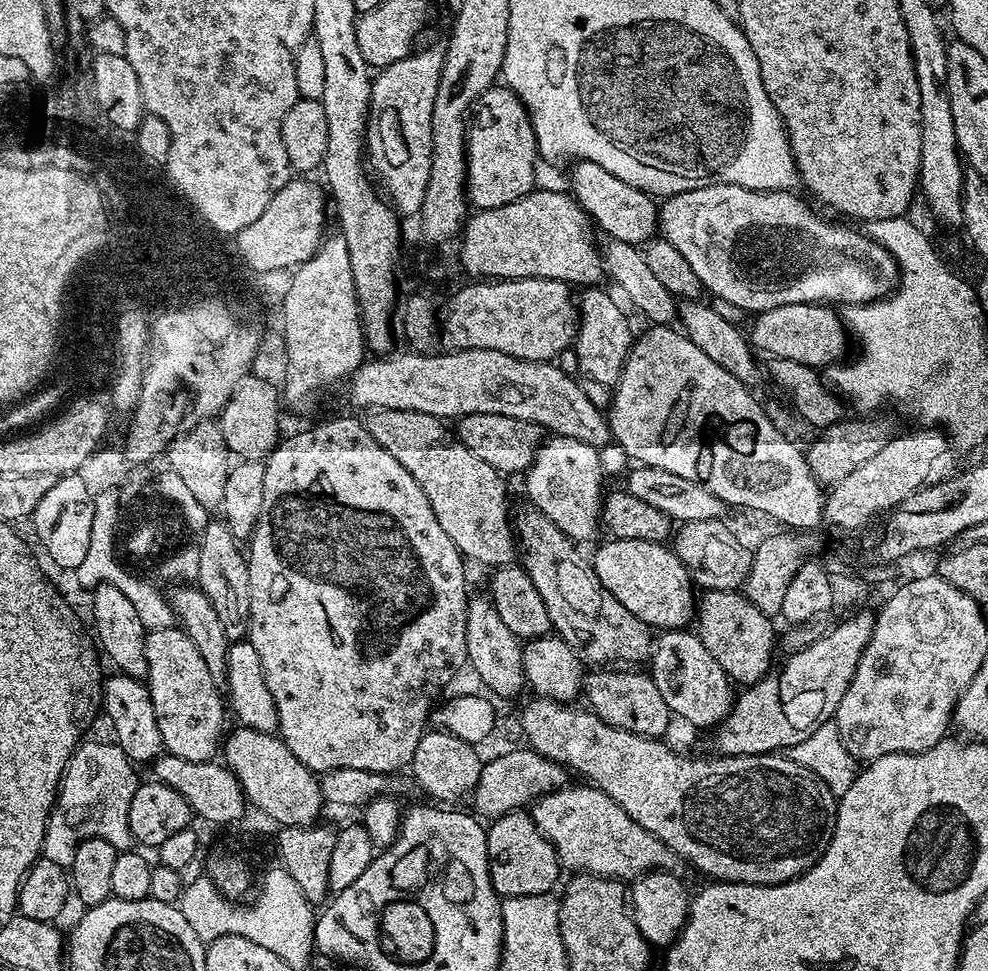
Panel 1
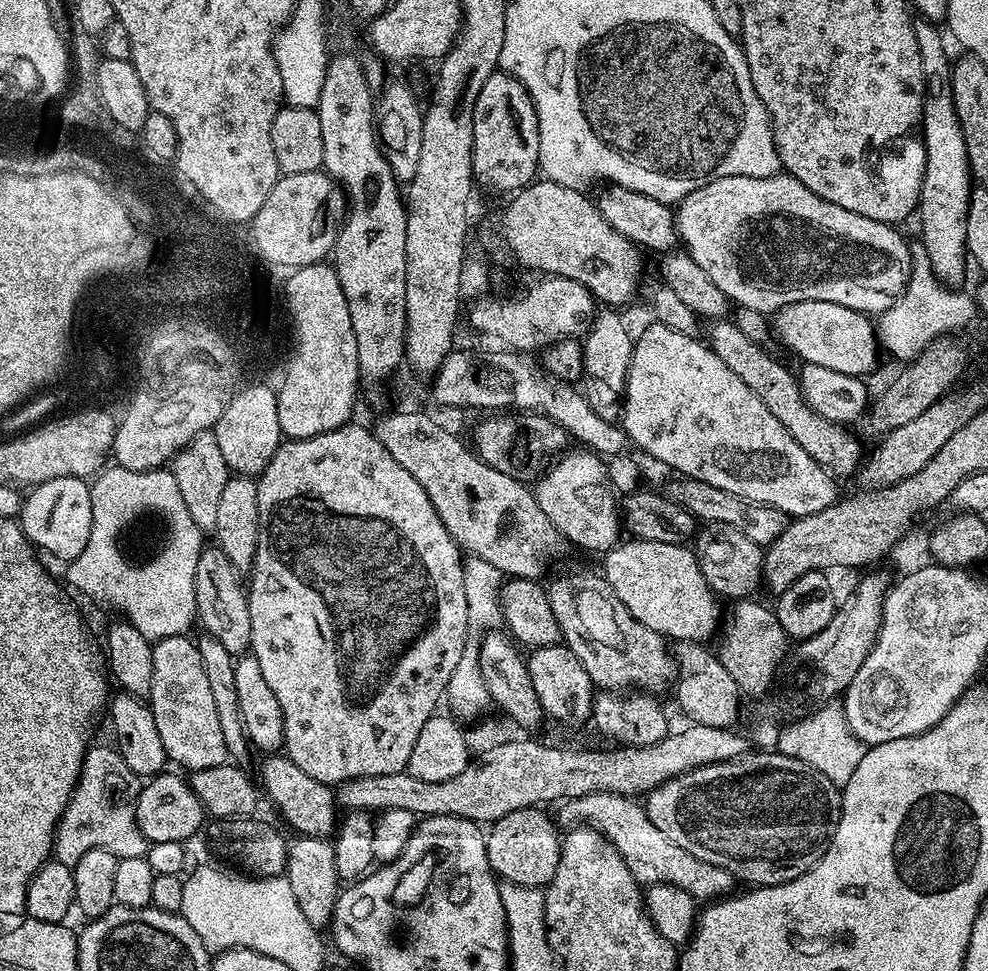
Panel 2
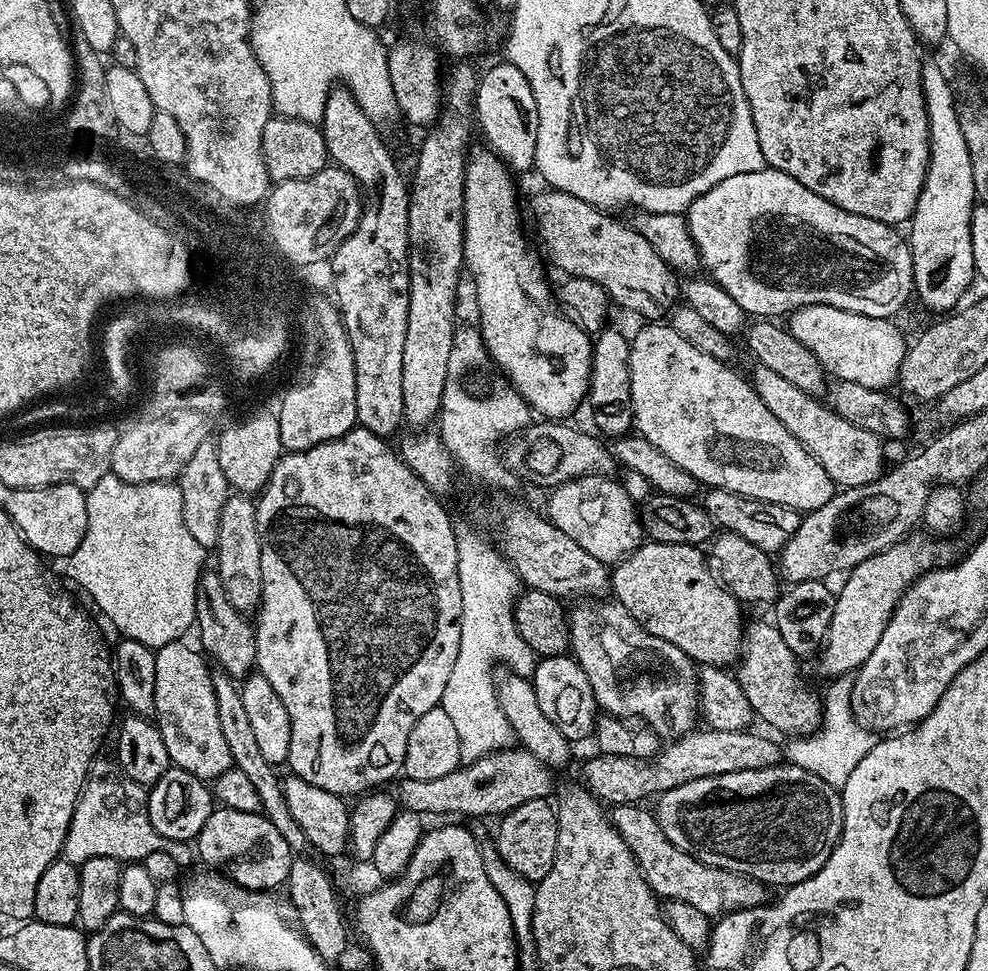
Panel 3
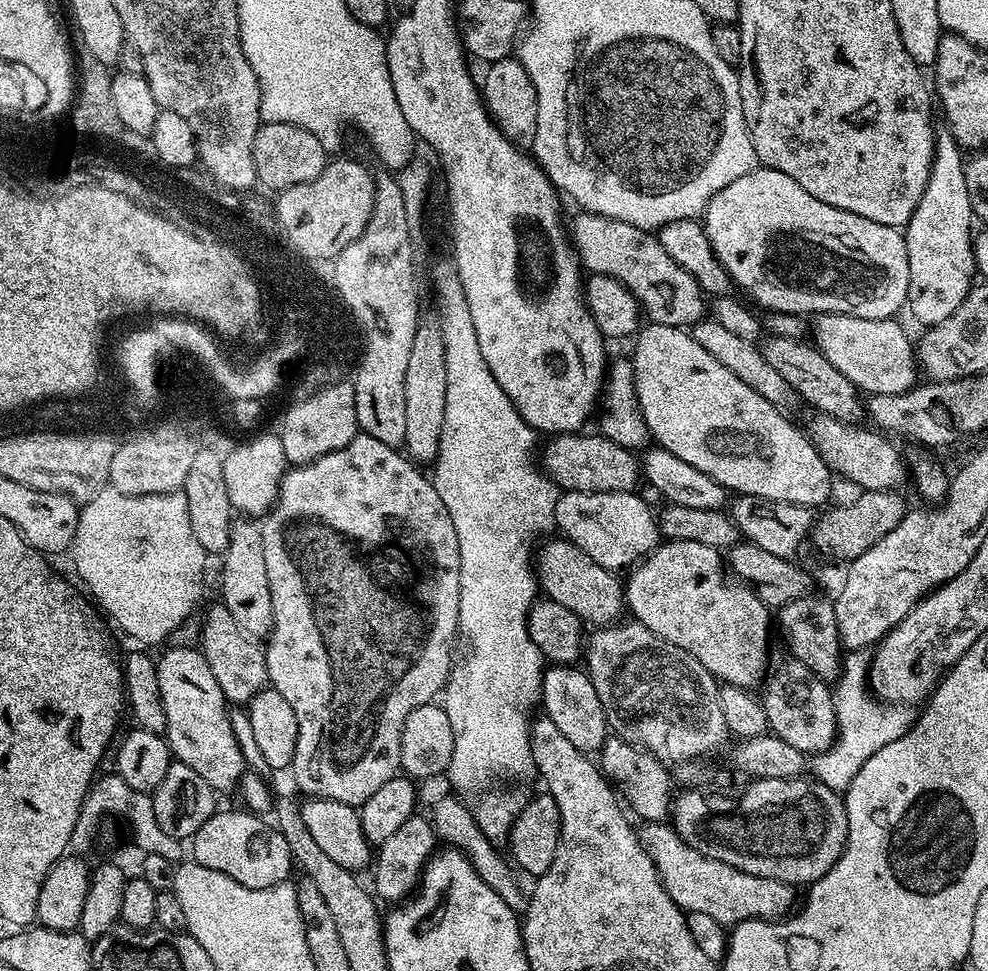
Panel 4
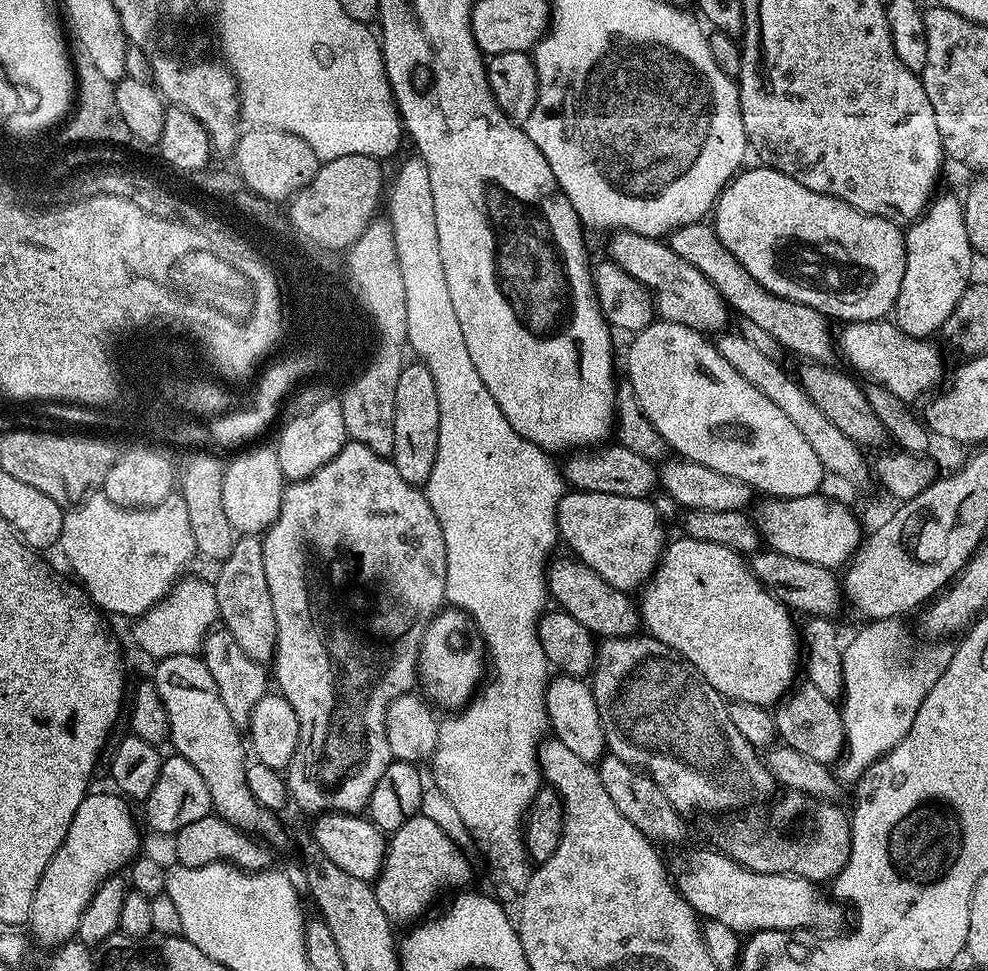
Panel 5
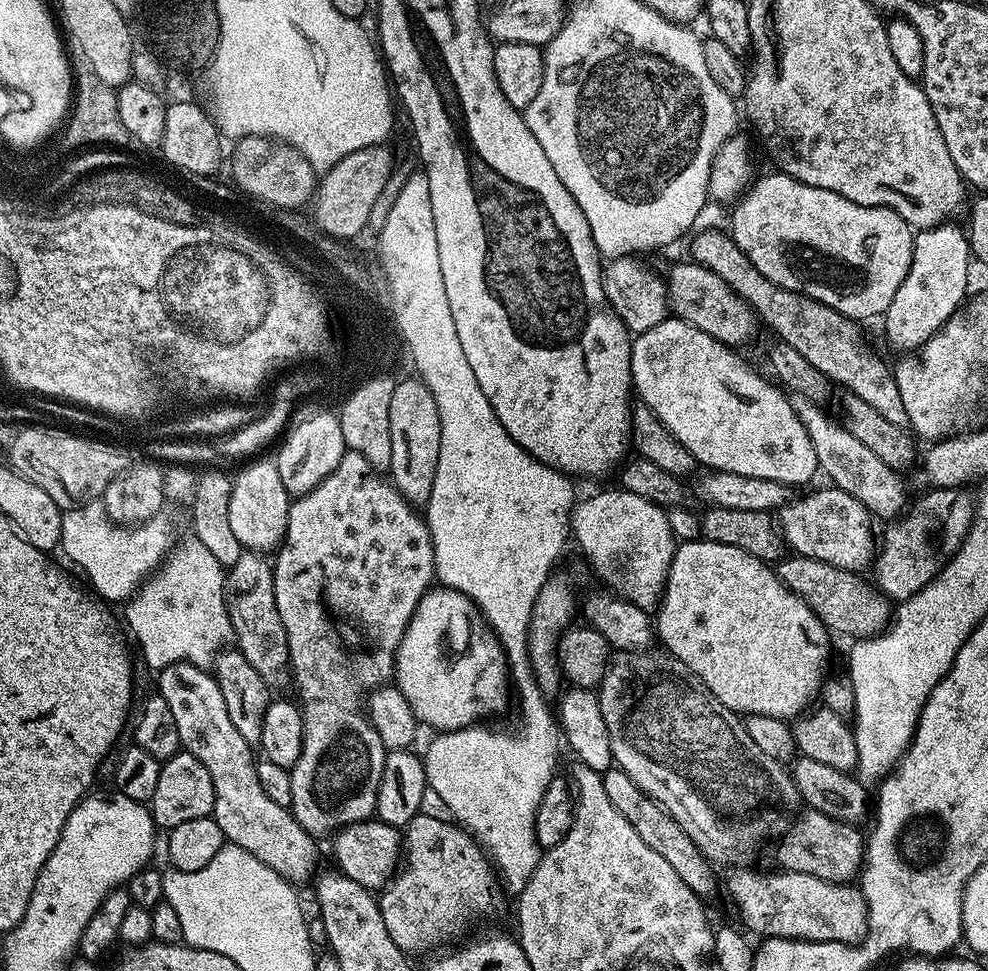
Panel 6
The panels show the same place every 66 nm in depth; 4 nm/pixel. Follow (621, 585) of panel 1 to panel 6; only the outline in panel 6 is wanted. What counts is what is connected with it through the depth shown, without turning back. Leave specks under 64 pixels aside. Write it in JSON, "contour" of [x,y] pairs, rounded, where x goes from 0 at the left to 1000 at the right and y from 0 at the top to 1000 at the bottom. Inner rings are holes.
{"contour":[[[714,554],[685,559],[684,570],[678,579],[676,598],[672,605],[672,617],[668,619],[668,629],[662,634],[662,647],[666,652],[667,661],[669,659],[676,666],[673,668],[685,680],[689,680],[702,695],[709,697],[711,703],[719,711],[719,715],[723,715],[723,719],[731,723],[731,727],[754,738],[778,737],[799,744],[805,743],[827,724],[836,703],[836,697],[839,695],[837,694],[838,675],[842,671],[842,663],[838,660],[839,647],[826,635],[826,629],[807,610],[802,610],[776,580],[756,570],[755,566],[747,565],[746,562],[732,561],[731,558]]]}

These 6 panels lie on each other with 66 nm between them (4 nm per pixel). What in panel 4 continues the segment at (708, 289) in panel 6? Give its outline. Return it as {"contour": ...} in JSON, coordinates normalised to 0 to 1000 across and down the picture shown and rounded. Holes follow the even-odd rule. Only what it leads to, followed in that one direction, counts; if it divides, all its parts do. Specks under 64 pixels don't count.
{"contour":[[[592,218],[585,221],[587,222],[582,227],[581,233],[579,232],[579,248],[588,273],[601,282],[619,283],[628,291],[634,294],[648,310],[649,316],[659,333],[696,338],[714,326],[713,308],[715,305],[711,296],[699,281],[678,265],[678,262],[674,260],[673,254],[661,240],[612,222]]]}

